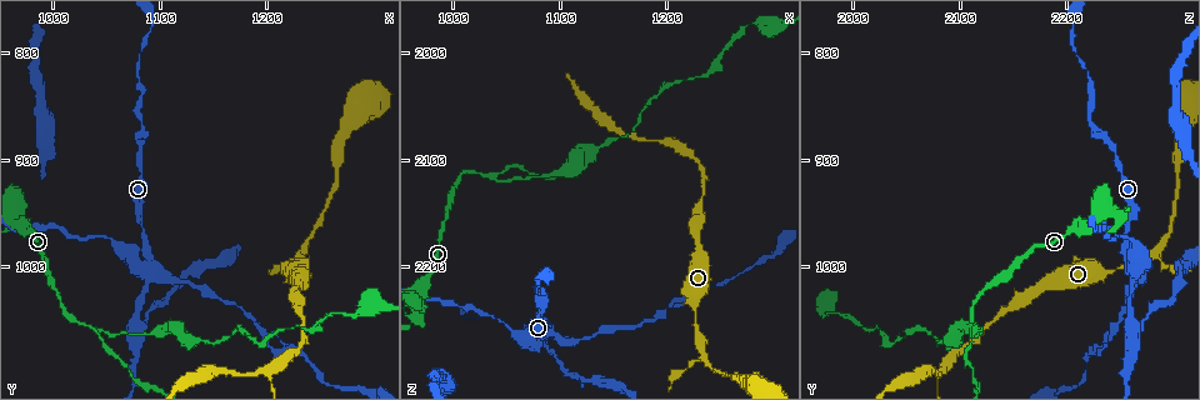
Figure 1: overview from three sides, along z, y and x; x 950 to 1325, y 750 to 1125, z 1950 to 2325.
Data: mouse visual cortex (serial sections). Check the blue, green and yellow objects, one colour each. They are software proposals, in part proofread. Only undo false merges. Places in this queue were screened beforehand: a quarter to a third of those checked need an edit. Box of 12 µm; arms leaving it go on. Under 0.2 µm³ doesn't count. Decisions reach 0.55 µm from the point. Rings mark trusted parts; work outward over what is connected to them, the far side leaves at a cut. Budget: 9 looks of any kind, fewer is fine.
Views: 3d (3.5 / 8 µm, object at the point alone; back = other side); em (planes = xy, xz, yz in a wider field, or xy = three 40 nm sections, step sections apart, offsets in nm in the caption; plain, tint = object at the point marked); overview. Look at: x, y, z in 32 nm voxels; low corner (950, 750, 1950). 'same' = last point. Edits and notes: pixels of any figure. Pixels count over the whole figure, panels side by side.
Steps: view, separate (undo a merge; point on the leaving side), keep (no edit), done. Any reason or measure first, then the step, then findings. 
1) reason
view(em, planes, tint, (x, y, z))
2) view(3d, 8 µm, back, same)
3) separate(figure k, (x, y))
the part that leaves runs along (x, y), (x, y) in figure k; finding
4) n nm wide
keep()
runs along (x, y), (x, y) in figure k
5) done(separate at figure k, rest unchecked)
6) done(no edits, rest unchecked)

four-way junction
view(3d, 3.5 µm, (1094, 1000, 2262))

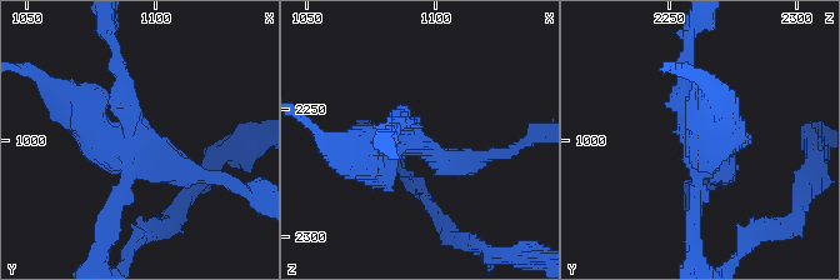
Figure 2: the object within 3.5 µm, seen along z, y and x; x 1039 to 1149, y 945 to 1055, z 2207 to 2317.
4 arms; arms of 100, 250, 350, 500 nm
view(em, xy, step 2, tint, (1092, 998, 2261))

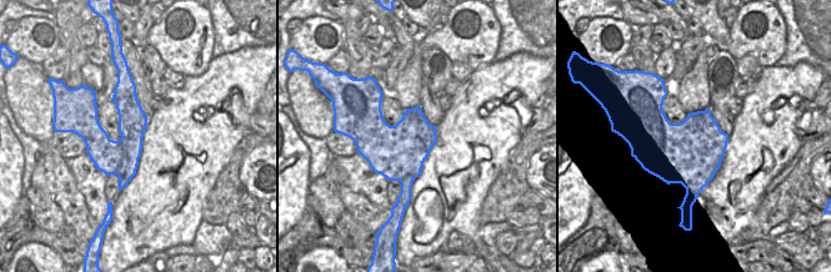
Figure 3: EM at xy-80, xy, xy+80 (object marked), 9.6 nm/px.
separate(figure 2, (474, 159))
two cells meet here

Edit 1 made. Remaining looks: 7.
arms part here
view(3d, 8 µm, (1078, 1054, 2262))

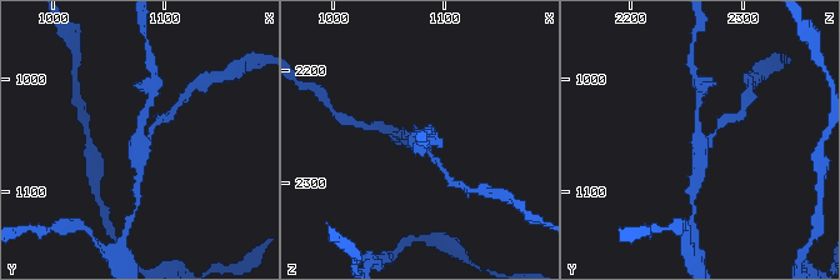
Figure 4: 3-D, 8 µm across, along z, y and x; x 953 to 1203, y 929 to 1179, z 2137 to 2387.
zoom in
view(3d, 3.5 µm, (1078, 1056, 2264))

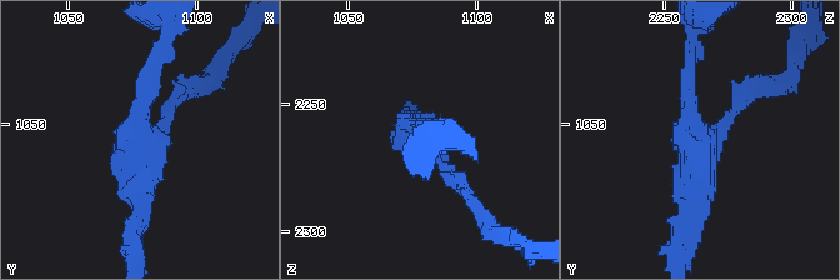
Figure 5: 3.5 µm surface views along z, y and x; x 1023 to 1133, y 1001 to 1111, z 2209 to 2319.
3 arms; arms of 150, 150, 400 nm; shape alone is not enough
view(em, xy, step 2, tint, (1081, 1055, 2265))

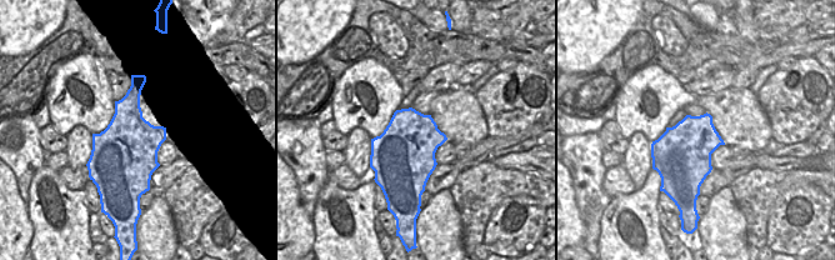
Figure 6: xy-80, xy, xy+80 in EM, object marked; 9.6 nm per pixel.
keep()
runs along (691, 56), (700, 138), (751, 91) in figure 5; all the same cell

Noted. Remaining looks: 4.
three arms meet
view(3d, 8 µm, (1038, 1058, 2116))

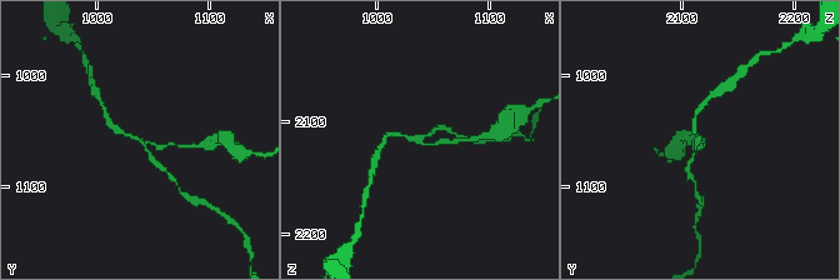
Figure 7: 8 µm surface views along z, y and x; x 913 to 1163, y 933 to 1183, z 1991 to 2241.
view(3d, 3.5 µm, (1034, 1056, 2116))

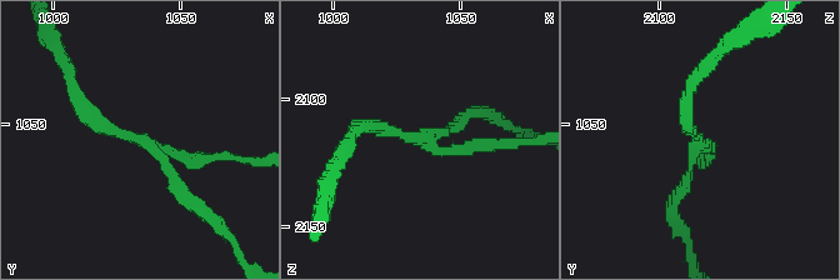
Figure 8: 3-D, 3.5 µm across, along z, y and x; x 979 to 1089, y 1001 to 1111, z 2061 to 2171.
3 arms; arms of 150, 200, 200 nm
view(em, xy, step 3, tint, (1035, 1057, 2117))

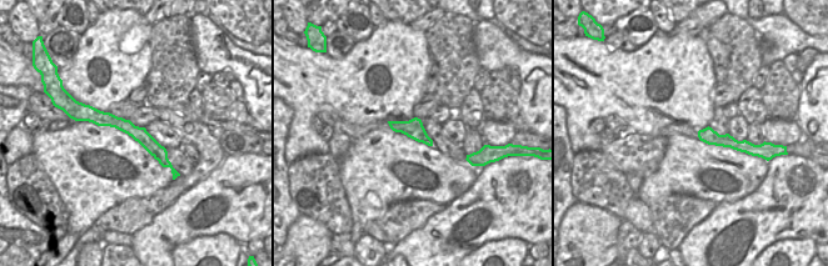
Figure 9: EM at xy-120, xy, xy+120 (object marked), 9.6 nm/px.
separate(figure 8, (199, 161))
the part that leaves runs along (164, 149), (191, 160), (260, 160) in figure 8; two cells meet here

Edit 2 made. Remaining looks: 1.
a fork
view(3d, 3.5 µm, (1202, 1098, 2082))

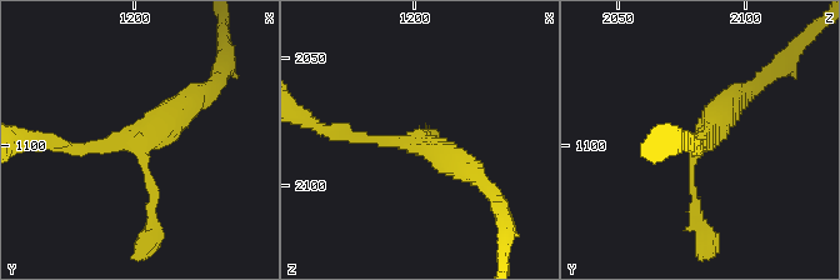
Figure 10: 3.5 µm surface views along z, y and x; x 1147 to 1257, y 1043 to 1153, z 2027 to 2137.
keep()
runs along (199, 95), (138, 141), (56, 145) in figure 10; all the same cell

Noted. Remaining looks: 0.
done(separate at figure 2, separate at figure 8, rest unchecked)

